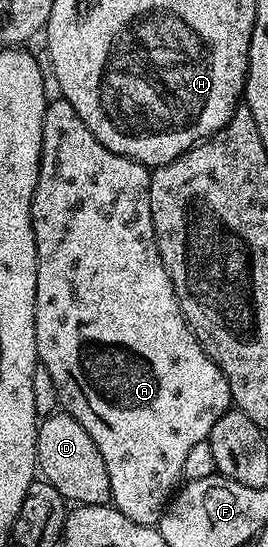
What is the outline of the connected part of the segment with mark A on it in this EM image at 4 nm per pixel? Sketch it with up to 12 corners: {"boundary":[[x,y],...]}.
{"boundary":[[64,99],[31,203],[37,360],[156,526],[231,408],[150,170]]}

